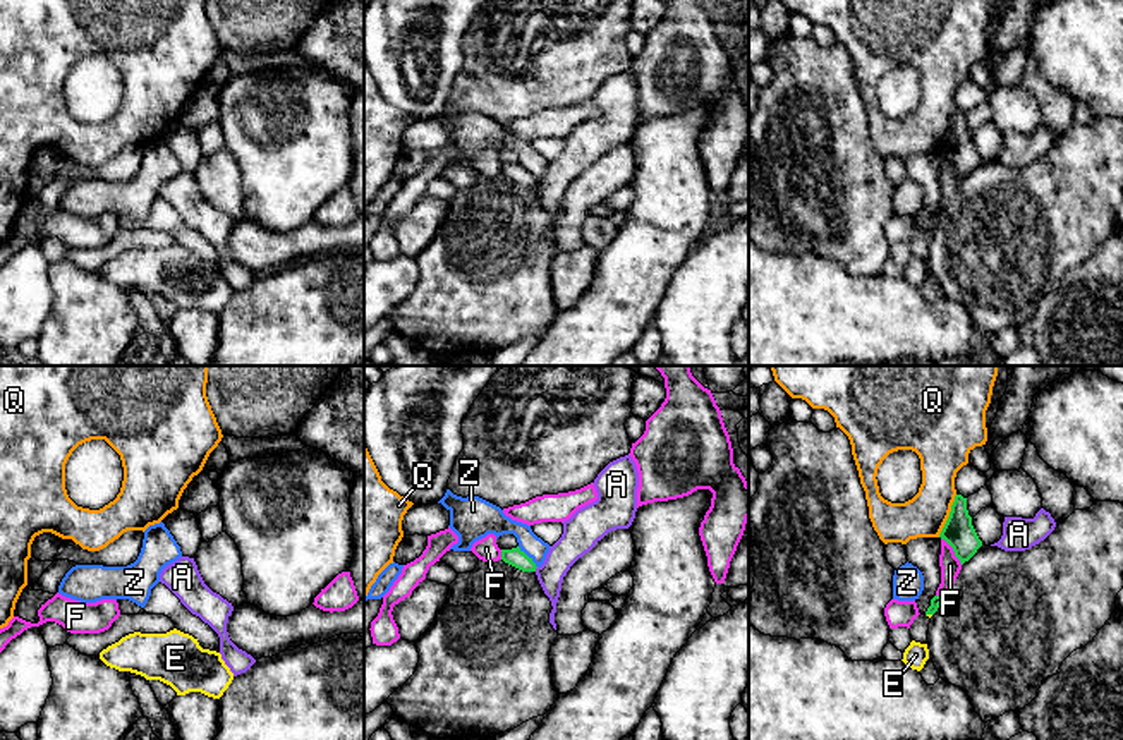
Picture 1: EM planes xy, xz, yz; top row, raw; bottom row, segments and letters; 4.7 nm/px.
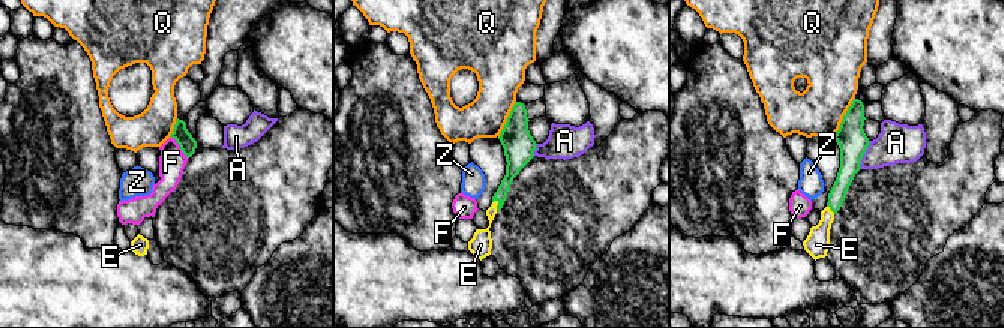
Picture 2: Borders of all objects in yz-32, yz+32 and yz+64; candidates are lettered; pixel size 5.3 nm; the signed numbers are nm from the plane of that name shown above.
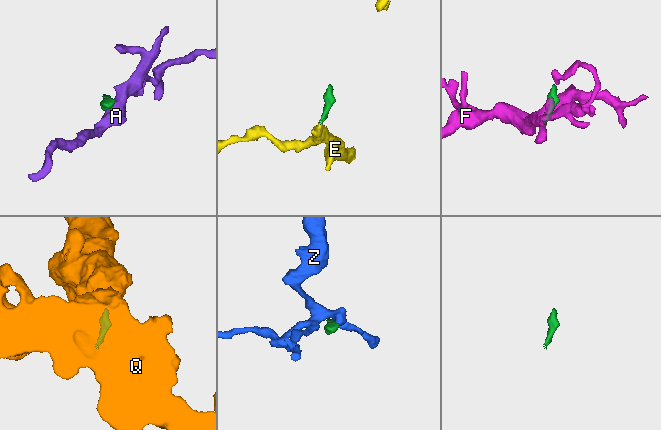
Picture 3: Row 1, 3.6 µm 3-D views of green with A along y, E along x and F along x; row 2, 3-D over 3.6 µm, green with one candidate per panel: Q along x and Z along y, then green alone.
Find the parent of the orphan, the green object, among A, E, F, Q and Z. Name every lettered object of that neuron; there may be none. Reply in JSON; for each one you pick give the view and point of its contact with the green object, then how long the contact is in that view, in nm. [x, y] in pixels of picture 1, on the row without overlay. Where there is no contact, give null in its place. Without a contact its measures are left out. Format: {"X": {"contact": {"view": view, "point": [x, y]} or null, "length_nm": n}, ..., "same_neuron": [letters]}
{"E": {"contact": {"view": "yz", "point": [928, 229]}, "length_nm": 30}, "same_neuron": ["E"]}

